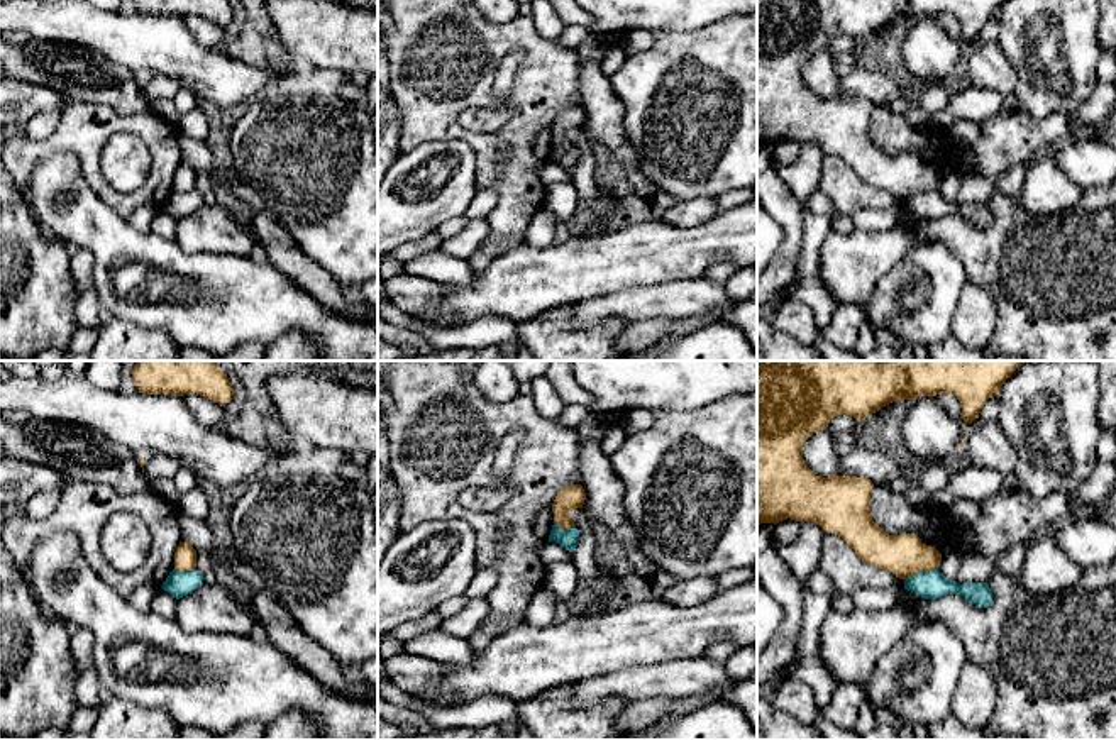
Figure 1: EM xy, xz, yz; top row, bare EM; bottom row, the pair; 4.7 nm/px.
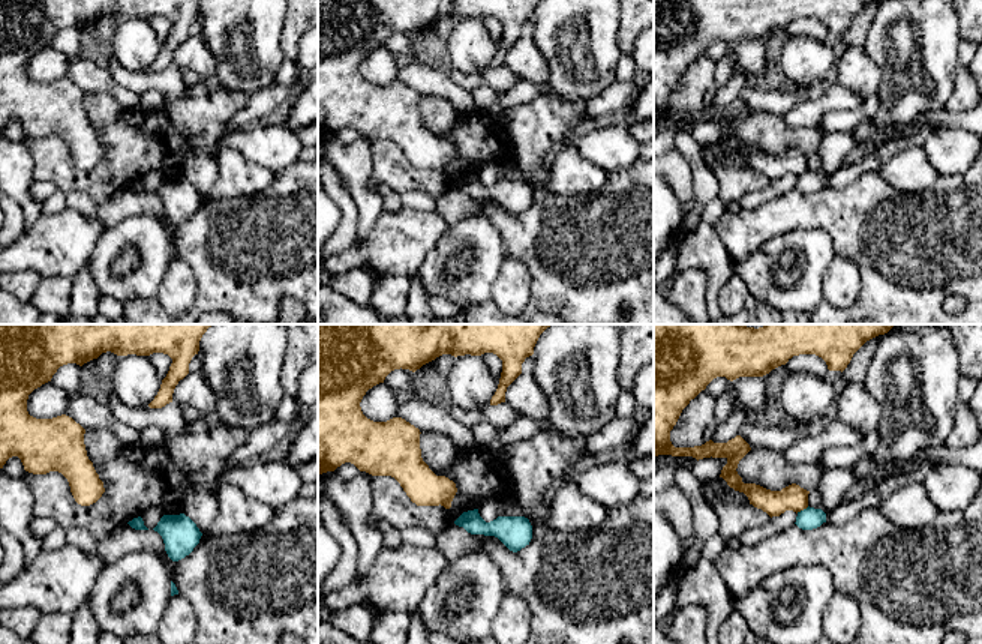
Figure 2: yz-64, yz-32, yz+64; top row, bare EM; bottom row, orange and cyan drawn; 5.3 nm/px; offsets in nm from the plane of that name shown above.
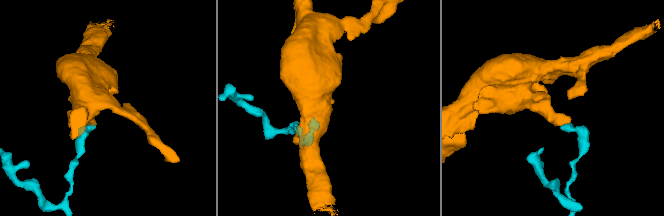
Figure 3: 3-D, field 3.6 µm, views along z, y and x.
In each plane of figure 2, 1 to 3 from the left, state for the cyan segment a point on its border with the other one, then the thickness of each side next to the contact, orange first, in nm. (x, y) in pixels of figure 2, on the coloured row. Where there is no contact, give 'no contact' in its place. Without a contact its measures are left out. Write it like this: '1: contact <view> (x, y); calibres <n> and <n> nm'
1: no contact
2: no contact
3: contact yz+64 (802, 509); calibres 140 and 120 nm

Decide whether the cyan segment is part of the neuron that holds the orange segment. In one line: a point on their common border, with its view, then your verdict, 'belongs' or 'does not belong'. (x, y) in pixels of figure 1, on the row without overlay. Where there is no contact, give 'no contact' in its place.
contact yz (920, 192); does not belong

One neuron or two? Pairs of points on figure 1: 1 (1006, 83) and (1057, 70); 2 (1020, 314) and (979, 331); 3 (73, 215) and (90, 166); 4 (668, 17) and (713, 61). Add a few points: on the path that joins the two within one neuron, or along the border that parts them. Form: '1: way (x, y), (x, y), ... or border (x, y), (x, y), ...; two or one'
1: border (998, 44), (1016, 75), (1013, 93); two
2: border (979, 287), (994, 305), (994, 331), (986, 342); two
3: border (58, 151), (75, 156), (83, 180), (112, 209); two
4: border (720, 19), (693, 29), (649, 31); two

